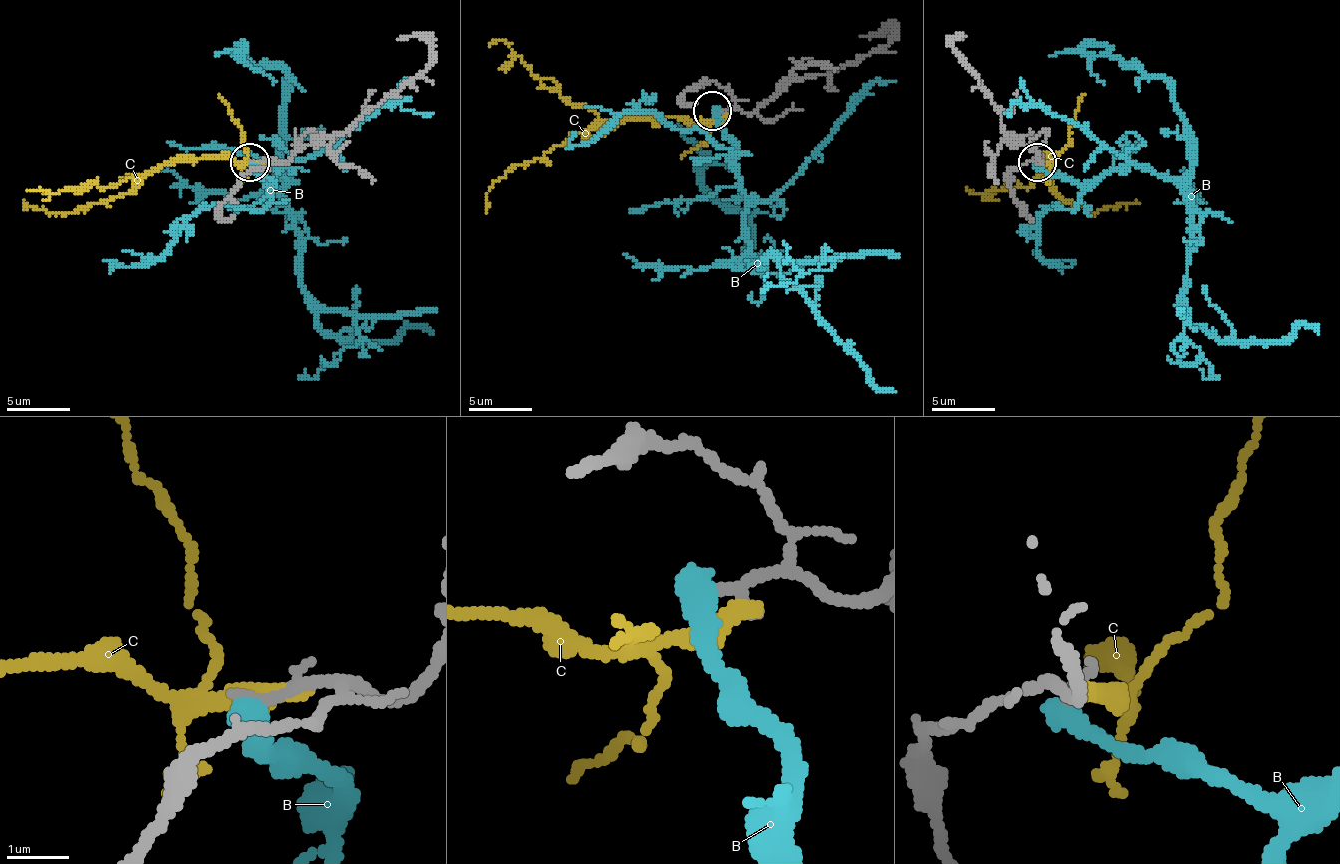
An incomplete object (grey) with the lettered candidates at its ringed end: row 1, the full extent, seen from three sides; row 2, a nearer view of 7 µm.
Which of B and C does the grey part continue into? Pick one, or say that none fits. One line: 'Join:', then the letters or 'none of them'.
Join: none of them

